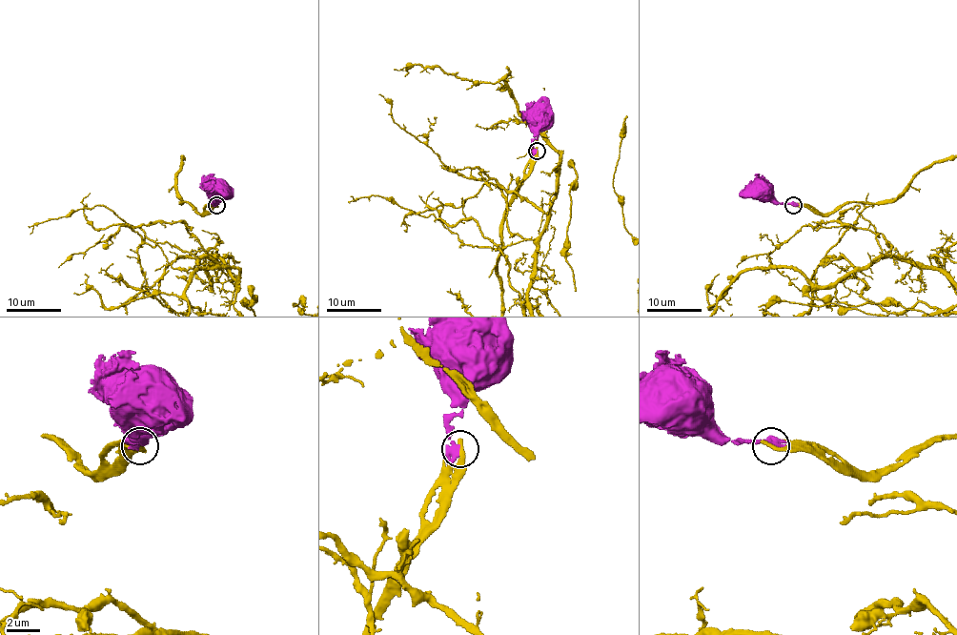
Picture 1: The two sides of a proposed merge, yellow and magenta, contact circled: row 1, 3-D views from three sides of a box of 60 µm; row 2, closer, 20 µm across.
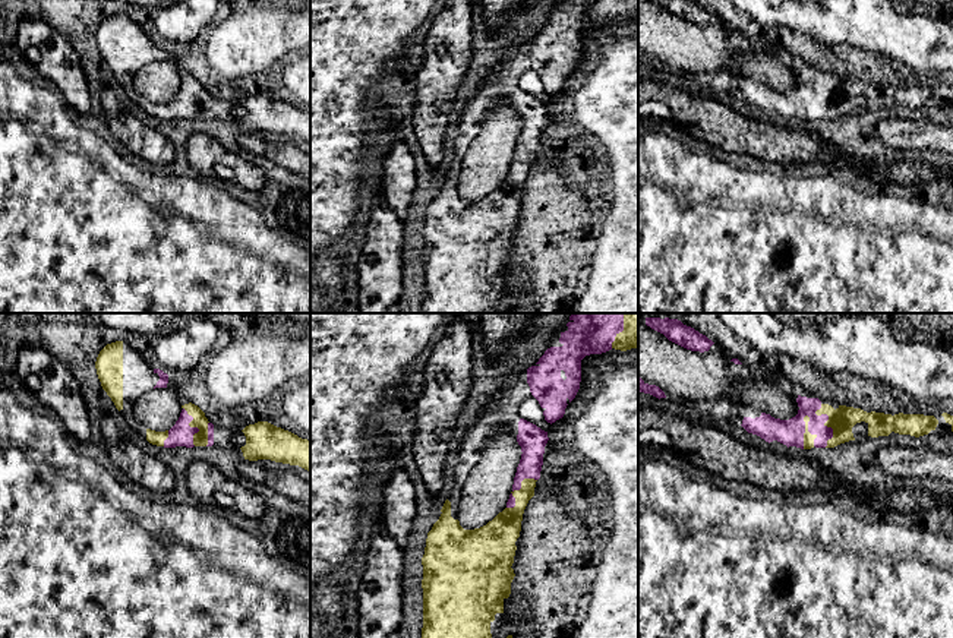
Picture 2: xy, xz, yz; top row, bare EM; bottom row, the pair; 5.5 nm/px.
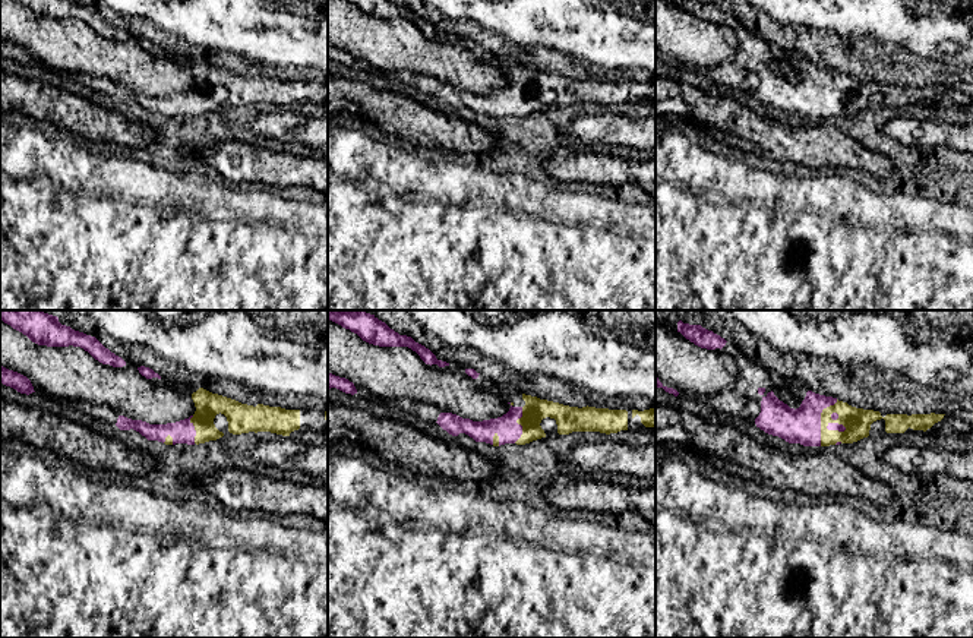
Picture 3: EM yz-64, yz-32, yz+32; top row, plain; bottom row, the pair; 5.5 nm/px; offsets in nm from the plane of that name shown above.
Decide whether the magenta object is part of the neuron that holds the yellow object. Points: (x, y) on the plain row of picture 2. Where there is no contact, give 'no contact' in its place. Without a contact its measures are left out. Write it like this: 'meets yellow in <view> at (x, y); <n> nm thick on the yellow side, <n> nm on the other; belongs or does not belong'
meets yellow in yz at (805, 104); 60 nm thick on the yellow side, 140 nm on the other; belongs

